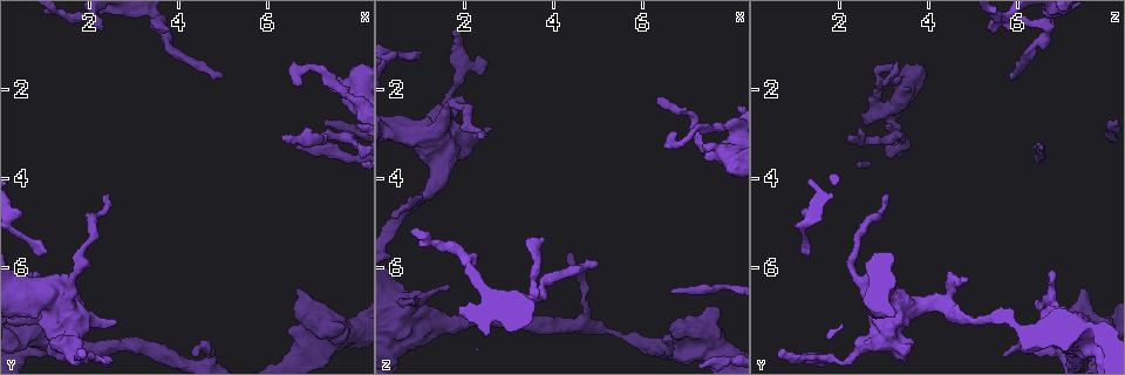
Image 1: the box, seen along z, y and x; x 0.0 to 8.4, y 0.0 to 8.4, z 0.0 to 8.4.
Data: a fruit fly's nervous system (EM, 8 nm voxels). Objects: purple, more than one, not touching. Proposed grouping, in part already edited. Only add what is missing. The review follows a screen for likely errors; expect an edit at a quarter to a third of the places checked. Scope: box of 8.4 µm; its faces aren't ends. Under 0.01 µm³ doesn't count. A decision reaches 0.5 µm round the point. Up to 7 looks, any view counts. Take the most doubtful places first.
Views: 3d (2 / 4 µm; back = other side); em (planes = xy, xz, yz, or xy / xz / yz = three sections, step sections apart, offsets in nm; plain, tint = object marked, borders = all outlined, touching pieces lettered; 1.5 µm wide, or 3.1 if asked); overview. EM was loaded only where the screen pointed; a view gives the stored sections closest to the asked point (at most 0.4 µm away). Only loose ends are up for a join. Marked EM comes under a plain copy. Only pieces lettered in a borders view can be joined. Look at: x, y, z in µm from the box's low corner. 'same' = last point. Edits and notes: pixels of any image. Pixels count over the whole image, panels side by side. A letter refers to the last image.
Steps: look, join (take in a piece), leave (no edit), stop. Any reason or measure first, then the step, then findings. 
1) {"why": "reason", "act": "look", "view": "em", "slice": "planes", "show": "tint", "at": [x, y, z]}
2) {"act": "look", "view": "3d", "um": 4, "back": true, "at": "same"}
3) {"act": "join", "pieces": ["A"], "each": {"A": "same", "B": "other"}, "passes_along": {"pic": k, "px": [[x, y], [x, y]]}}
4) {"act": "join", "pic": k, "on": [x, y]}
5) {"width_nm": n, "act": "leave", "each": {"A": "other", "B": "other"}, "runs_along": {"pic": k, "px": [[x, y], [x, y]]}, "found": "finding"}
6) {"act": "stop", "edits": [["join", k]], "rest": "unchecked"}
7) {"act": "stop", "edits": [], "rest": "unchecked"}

{"why": "branch stops here", "act": "look", "view": "em", "slice": "planes", "show": "borders", "at": [0.55, 6.05, 6.75]}

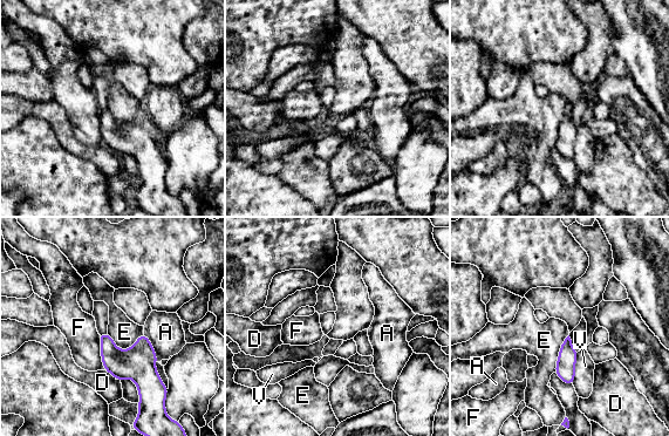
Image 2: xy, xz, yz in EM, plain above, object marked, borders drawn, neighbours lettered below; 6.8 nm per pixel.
{"longest_contact_nm": ["E", 260], "act": "leave", "each": {"A": "other", "D": "other", "E": "other", "F": "other", "V": "other"}, "found": "no lettered piece goes on from it"}

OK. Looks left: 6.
{"why": "free end", "act": "look", "view": "em", "slice": "planes", "show": "borders", "at": [1.95, 7.85, 0.60]}

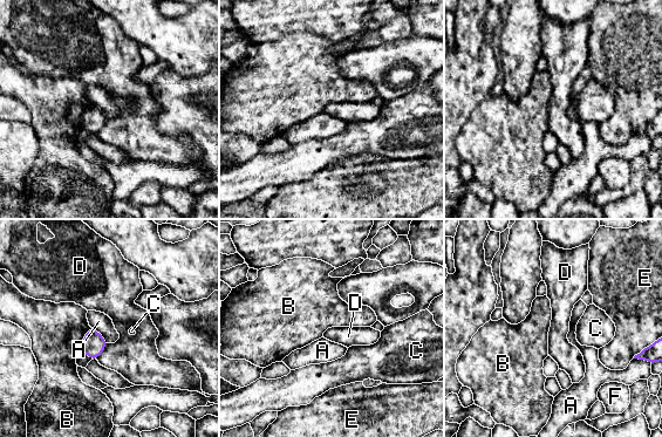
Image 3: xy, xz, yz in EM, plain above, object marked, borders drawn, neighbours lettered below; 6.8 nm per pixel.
{"width_nm": 160, "act": "leave", "each": {"A": "other", "B": "other", "C": "other", "D": "other", "E": "other", "F": "other"}, "border": {"pic": 3, "px": [[107, 343], [106, 348], [95, 359]]}, "found": "no lettered piece goes on from it"}

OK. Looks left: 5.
{"why": "stops while still wide", "act": "look", "view": "3d", "um": 4, "at": [2.10, 7.25, 3.30]}

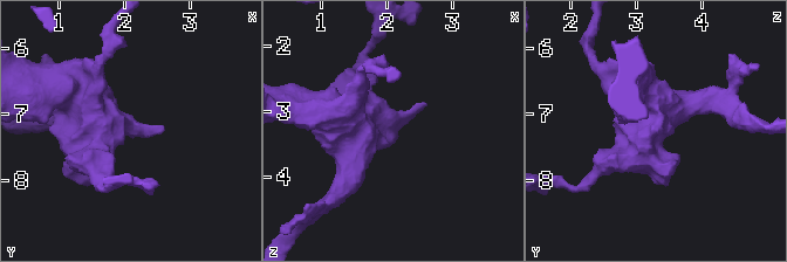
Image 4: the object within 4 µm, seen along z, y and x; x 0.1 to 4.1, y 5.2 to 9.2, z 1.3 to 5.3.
{"act": "look", "view": "em", "um": 3.1, "slice": "xy", "step": 8, "show": "borders", "at": [2.10, 7.30, 3.35]}

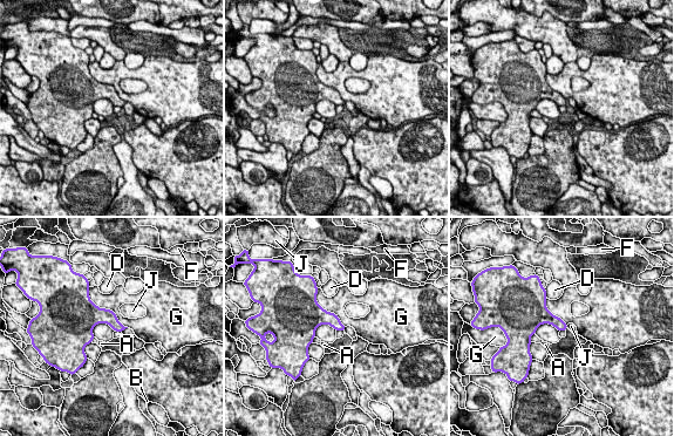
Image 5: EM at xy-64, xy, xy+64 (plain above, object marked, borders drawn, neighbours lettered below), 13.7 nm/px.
{"act": "leave", "each": {"A": "other", "B": "other", "D": "other", "F": "other", "G": "other", "J": "other"}, "border": {"pic": 5, "px": [[114, 331], [97, 324], [92, 333]]}, "found": "none of them fits"}

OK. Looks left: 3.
{"act": "stop", "edits": [], "rest": "unchecked"}

